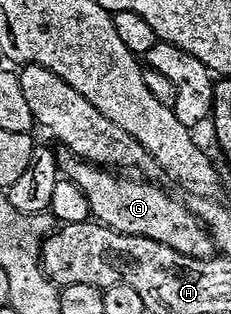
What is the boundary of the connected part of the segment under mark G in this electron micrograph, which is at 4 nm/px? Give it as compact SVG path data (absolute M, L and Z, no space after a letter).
M65 148L56 150L56 163L60 165L63 177L86 192L86 200L92 209L91 217L100 225L108 226L114 232L158 240L158 244L166 244L186 256L192 256L192 226L201 222L188 211L183 201L175 202L166 191L159 190L160 186L155 181L140 176L115 178L117 175L111 169L92 165Z

